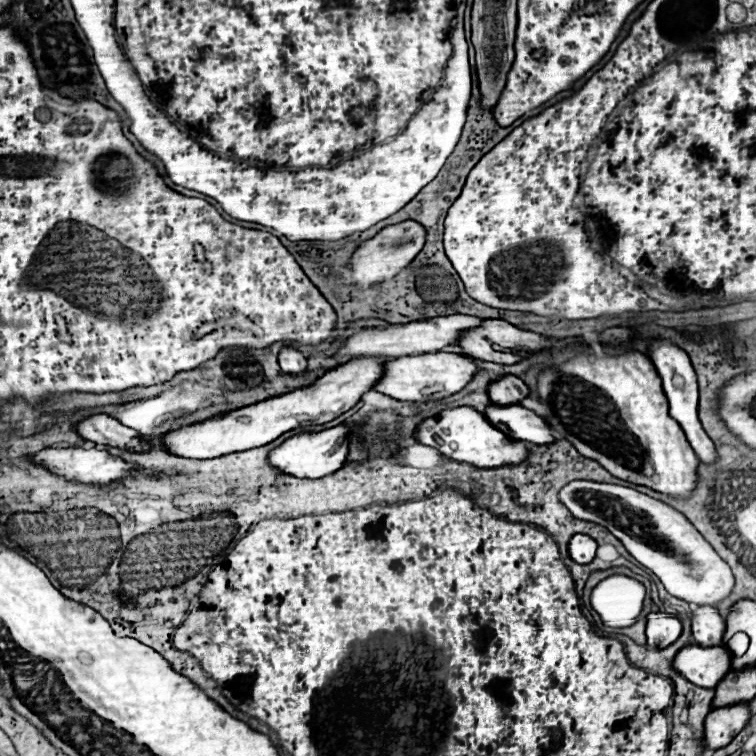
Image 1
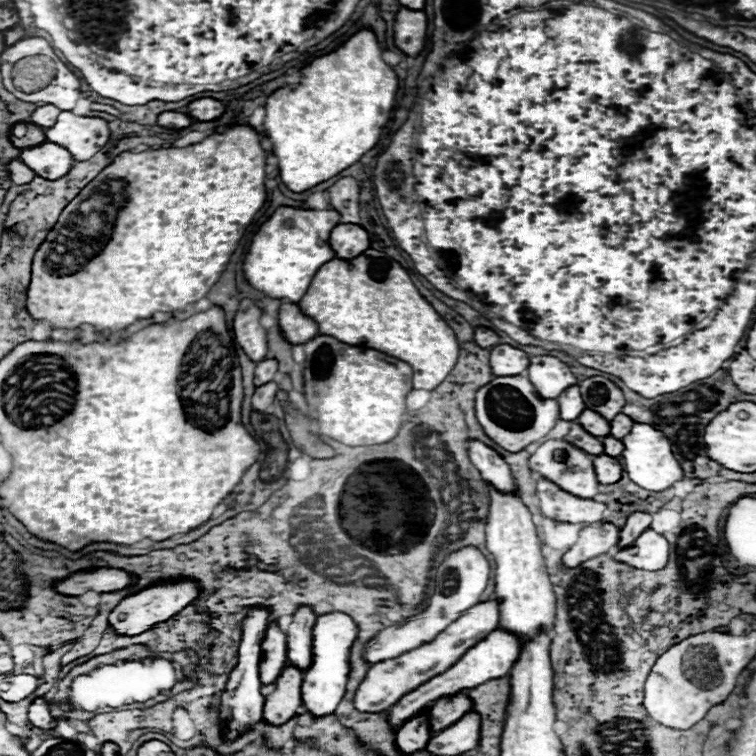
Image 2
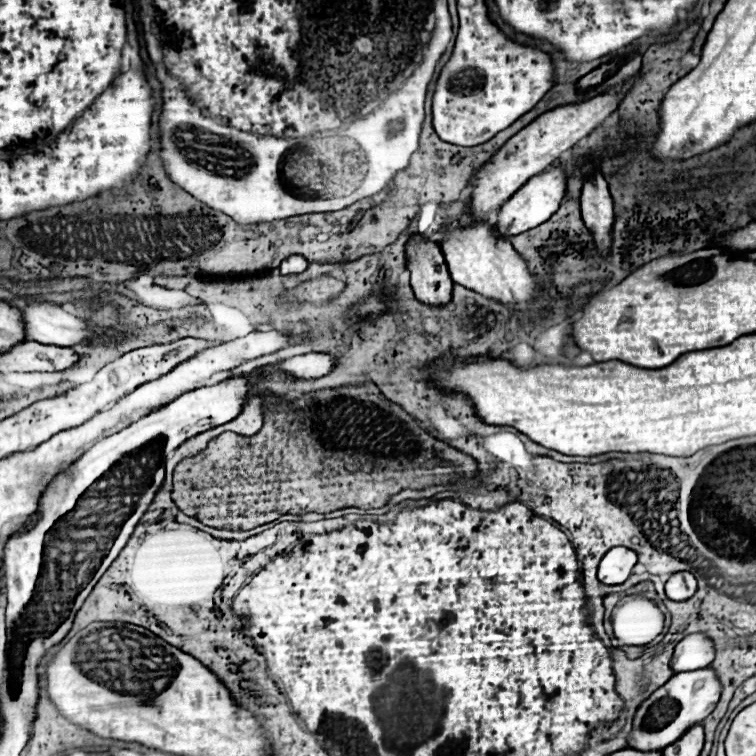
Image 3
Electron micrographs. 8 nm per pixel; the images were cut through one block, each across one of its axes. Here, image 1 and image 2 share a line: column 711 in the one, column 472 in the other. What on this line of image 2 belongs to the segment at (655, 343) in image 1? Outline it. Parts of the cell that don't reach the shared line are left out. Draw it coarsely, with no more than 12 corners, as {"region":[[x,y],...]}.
{"region":[[468,440],[470,462],[504,492],[518,488],[510,466],[484,442]]}

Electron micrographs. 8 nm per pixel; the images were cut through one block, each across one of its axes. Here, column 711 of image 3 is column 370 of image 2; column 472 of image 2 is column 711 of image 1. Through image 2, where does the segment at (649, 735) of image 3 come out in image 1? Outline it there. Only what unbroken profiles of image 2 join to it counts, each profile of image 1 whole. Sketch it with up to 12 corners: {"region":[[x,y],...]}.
{"region":[[716,608],[692,610],[700,646],[722,646],[726,622]]}

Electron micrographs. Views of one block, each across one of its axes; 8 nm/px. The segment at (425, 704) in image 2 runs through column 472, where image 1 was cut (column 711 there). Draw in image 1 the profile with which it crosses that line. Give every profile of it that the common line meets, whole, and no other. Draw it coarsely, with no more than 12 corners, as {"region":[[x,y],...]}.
{"region":[[690,644],[672,670],[696,686],[714,688],[730,672],[726,646]]}

